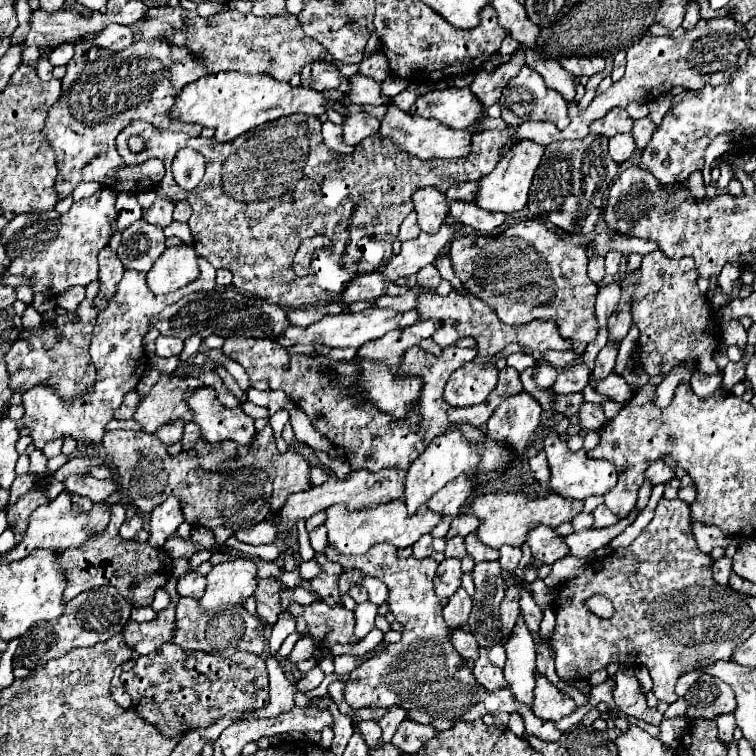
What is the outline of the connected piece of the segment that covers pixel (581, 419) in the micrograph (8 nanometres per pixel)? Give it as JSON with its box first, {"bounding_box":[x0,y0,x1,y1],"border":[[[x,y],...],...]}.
{"bounding_box":[576,403,606,431],"border":[[[582,403],[576,417],[578,417],[578,425],[582,431],[598,431],[600,425],[604,425],[606,421],[604,411],[596,403]]]}

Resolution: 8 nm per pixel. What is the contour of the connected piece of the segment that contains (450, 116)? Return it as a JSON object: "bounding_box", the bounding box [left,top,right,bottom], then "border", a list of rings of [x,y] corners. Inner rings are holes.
{"bounding_box":[414,87,484,129],"border":[[[450,87],[424,93],[418,97],[414,107],[416,115],[438,119],[442,125],[448,125],[452,129],[466,129],[480,117],[480,113],[484,113],[484,107],[468,87]]]}

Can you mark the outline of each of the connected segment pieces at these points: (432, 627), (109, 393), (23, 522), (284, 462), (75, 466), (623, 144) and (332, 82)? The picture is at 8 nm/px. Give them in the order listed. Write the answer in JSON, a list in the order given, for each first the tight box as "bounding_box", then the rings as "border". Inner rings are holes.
[{"bounding_box":[326,545,560,741],"border":[[[376,545],[364,555],[344,557],[338,555],[332,547],[326,549],[328,559],[342,565],[342,569],[362,569],[366,575],[374,575],[388,585],[390,597],[388,605],[394,613],[396,621],[404,625],[402,639],[394,645],[388,645],[382,653],[370,657],[360,667],[350,671],[348,681],[344,681],[344,701],[352,707],[390,707],[400,705],[404,709],[418,709],[428,713],[434,719],[450,719],[450,721],[476,721],[486,713],[514,713],[518,711],[524,717],[526,733],[530,737],[538,737],[540,741],[558,741],[560,731],[552,721],[538,719],[528,707],[520,705],[508,687],[486,691],[480,687],[466,667],[464,659],[454,651],[448,641],[448,625],[442,619],[442,607],[446,601],[440,601],[434,593],[434,573],[438,563],[428,559],[398,559],[394,545]]]},{"bounding_box":[22,271,184,449],"border":[[[126,271],[118,285],[118,293],[112,297],[108,307],[98,313],[90,345],[92,363],[98,371],[92,395],[74,401],[62,401],[48,385],[38,385],[22,395],[22,407],[26,409],[22,423],[30,429],[30,437],[36,449],[42,449],[46,443],[66,435],[72,435],[74,439],[84,443],[102,443],[106,423],[114,417],[114,411],[120,407],[126,391],[138,385],[146,369],[142,339],[150,331],[150,319],[156,313],[160,313],[166,305],[176,303],[184,297],[182,289],[168,295],[152,295],[146,287],[144,277],[144,273]]]},{"bounding_box":[8,489,48,543],"border":[[[32,489],[30,493],[26,493],[14,507],[8,507],[8,523],[14,525],[14,533],[16,533],[16,543],[22,541],[22,533],[28,525],[28,515],[42,503],[48,503],[44,489]]]},{"bounding_box":[196,425,312,511],"border":[[[266,425],[262,431],[256,433],[252,445],[236,445],[236,441],[220,441],[220,443],[208,443],[200,449],[196,449],[198,453],[198,461],[202,469],[208,471],[222,471],[222,469],[242,469],[242,467],[258,467],[264,469],[274,485],[272,491],[272,509],[276,511],[278,507],[284,505],[284,499],[290,493],[296,491],[308,491],[312,487],[310,483],[310,467],[308,461],[294,449],[280,453],[276,449],[276,439],[274,439],[274,431],[270,425]]]},{"bounding_box":[52,457,102,481],"border":[[[74,457],[70,459],[68,463],[64,463],[52,477],[56,477],[58,481],[66,479],[68,475],[74,475],[74,473],[88,473],[88,467],[92,465],[102,465],[100,459],[82,459],[82,457]]]},{"bounding_box":[610,135,636,163],"border":[[[616,135],[610,139],[610,157],[618,163],[624,163],[632,157],[636,151],[636,141],[632,141],[632,135]]]},{"bounding_box":[300,61,350,93],"border":[[[314,61],[310,65],[304,65],[300,71],[302,87],[324,91],[324,89],[338,89],[340,93],[348,93],[350,81],[342,75],[334,63],[328,61]]]}]

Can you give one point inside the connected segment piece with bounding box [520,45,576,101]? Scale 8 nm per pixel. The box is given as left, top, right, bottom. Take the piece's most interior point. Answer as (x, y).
(556, 78)

